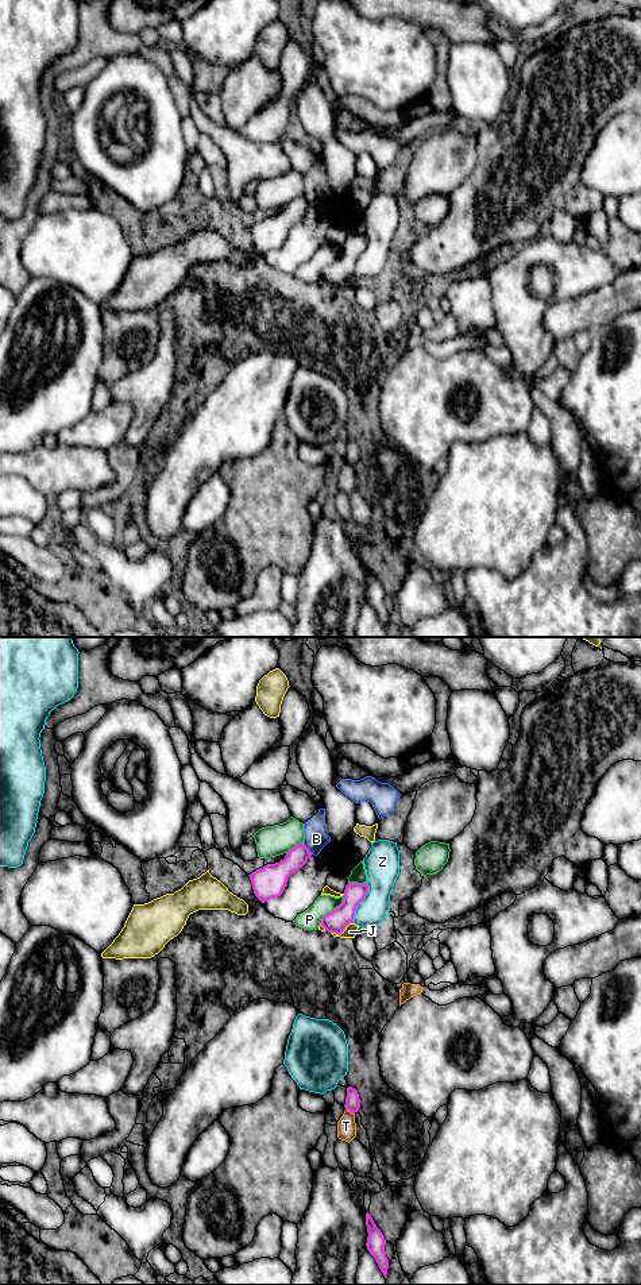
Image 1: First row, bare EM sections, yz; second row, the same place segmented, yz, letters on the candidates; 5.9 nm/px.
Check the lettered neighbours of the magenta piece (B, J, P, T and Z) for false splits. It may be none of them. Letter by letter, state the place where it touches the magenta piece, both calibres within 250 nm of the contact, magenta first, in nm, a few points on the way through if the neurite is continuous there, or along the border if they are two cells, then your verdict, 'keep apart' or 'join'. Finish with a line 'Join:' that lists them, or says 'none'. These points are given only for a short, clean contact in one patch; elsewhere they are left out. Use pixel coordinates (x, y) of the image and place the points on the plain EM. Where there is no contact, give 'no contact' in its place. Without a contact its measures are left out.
B: contact yz (308, 201); calibres 150 and 140 nm; border yz (302, 196), (312, 205); keep apart
J: contact yz (342, 284); calibres 130 and 70 nm; keep apart
P: contact yz (333, 262); calibres 130 and 120 nm; keep apart
T: contact yz (350, 463); calibres 100 and 110 nm; keep apart
Z: contact yz (359, 254); calibres 130 and 200 nm; keep apart
Join: none

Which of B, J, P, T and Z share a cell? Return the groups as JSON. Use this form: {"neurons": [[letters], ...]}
{"neurons": [["B"], ["J"], ["P"], ["T"], ["Z"]]}

